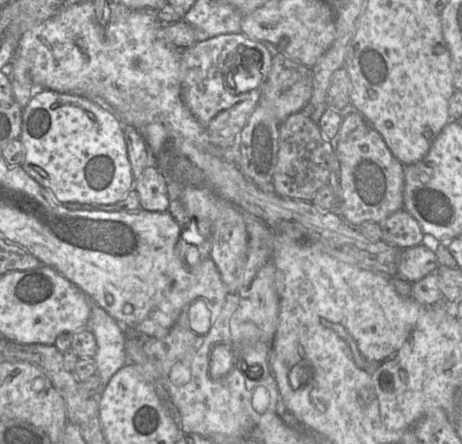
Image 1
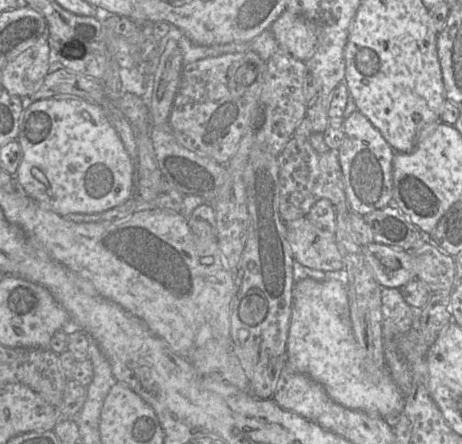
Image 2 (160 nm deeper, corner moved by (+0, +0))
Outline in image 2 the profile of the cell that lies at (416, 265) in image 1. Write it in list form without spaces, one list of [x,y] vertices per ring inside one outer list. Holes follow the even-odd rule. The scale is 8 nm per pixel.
[[[372,242],[362,246],[364,258],[382,287],[401,288],[416,278],[410,251]]]

